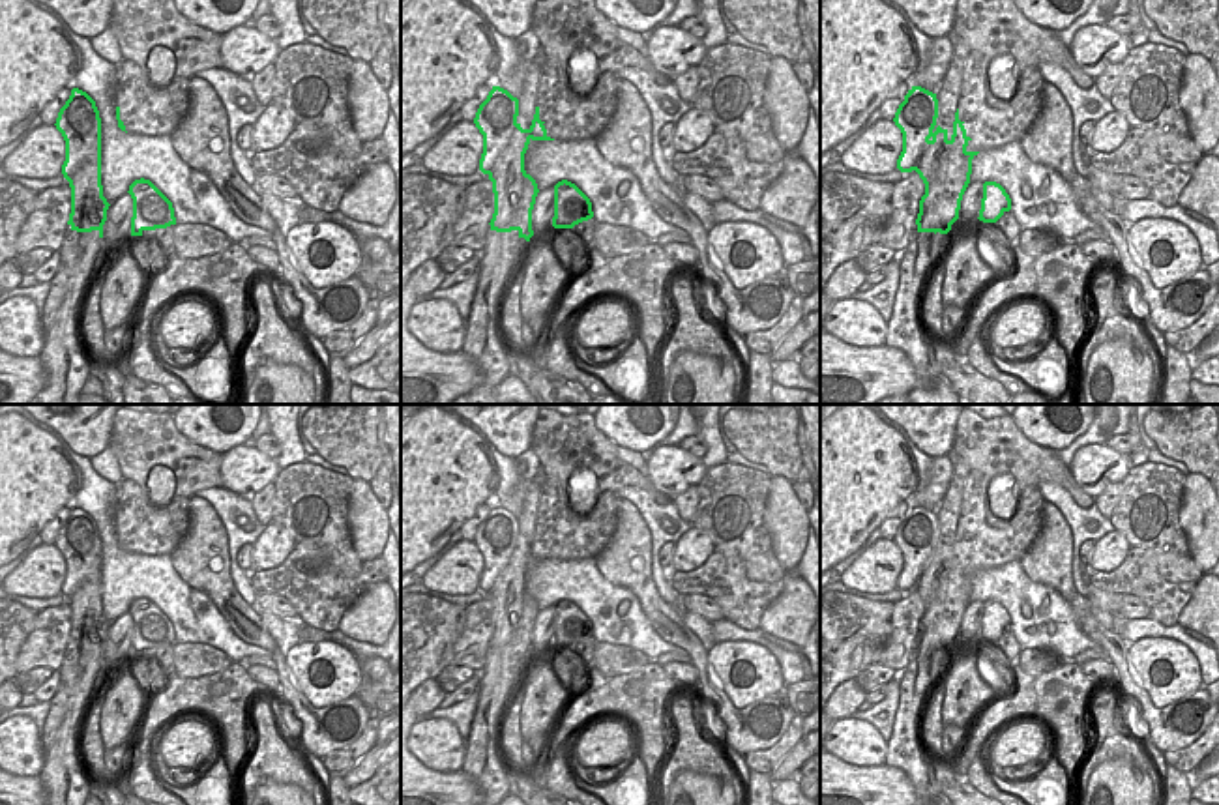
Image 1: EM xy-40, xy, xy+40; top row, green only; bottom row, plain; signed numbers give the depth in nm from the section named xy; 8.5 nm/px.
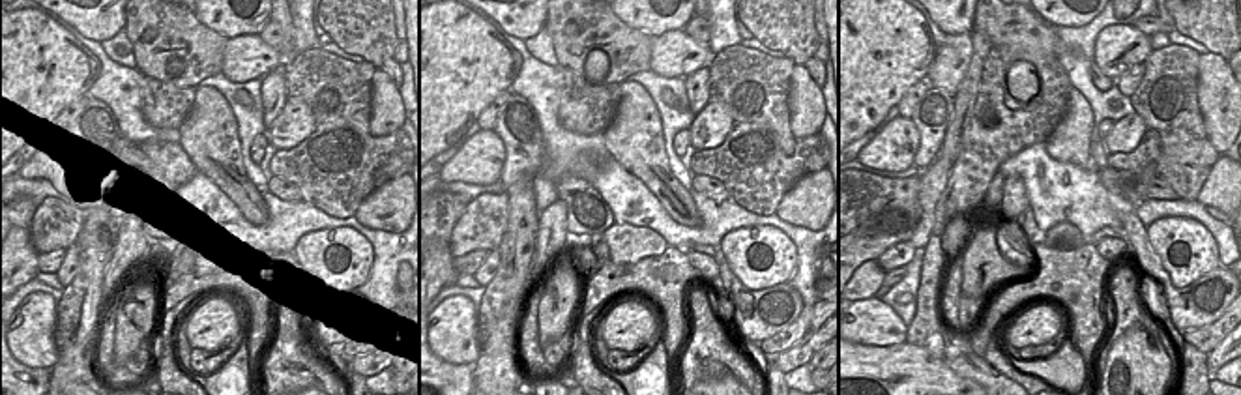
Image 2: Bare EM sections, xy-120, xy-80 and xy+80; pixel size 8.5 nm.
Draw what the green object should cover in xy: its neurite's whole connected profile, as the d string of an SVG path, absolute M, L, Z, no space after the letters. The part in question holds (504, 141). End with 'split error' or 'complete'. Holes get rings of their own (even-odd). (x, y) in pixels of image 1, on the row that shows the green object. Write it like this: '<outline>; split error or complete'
M492 86L479 105L474 124L483 135L479 170L492 182L494 213L491 230L511 232L530 242L532 210L539 193L536 180L524 170L524 154L532 140L554 140L539 120L539 107L532 125L522 129L517 122L519 99L507 90Z; complete

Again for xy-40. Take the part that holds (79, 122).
M73 88L60 109L56 129L66 140L62 174L71 187L71 213L67 225L77 232L97 230L103 238L109 202L101 185L101 118L95 101Z; complete

